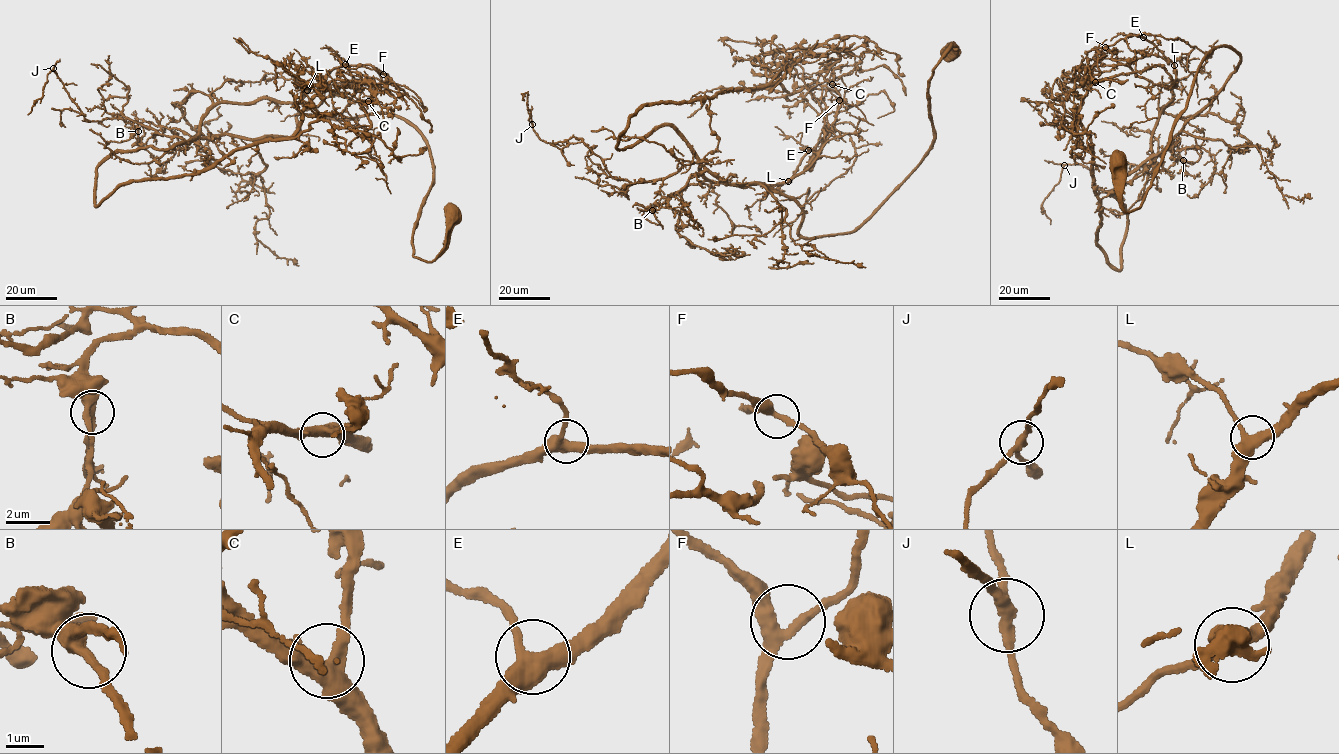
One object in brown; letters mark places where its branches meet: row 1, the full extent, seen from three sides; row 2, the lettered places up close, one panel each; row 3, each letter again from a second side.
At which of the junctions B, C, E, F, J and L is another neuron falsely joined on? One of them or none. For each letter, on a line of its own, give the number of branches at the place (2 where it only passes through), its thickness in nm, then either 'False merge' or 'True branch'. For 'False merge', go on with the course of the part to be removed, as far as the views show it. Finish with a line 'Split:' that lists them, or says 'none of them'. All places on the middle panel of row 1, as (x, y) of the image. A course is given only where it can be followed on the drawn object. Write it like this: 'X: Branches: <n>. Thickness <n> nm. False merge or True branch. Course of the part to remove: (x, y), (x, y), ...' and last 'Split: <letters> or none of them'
B: Branches: 3. Thickness 280 nm. True branch
C: Branches: 3. Thickness 400 nm. True branch
E: Branches: 3. Thickness 420 nm. True branch
F: Branches: 3. Thickness 300 nm. True branch
J: Branches: 3. Thickness 280 nm. True branch
L: Branches: 3. Thickness 380 nm. True branch
Split: none of them

